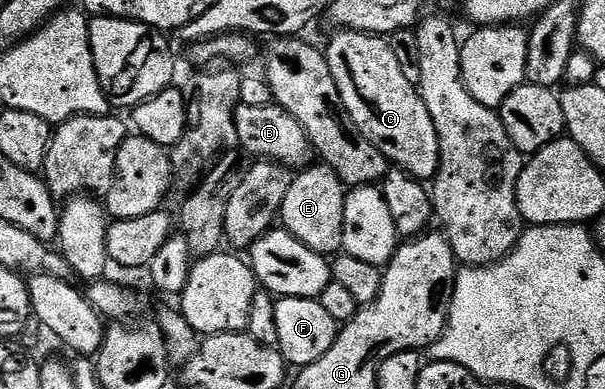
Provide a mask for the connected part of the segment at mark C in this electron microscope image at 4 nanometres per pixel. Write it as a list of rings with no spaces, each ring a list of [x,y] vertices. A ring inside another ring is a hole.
[[[341,29],[326,45],[326,57],[334,76],[334,84],[338,84],[342,104],[346,104],[346,112],[350,112],[350,120],[360,126],[362,133],[384,153],[393,167],[405,170],[413,178],[435,179],[436,169],[440,166],[438,132],[434,128],[434,120],[430,120],[430,112],[426,112],[426,104],[420,98],[419,89],[413,82],[406,80],[402,67],[394,57],[391,41],[379,34]]]

